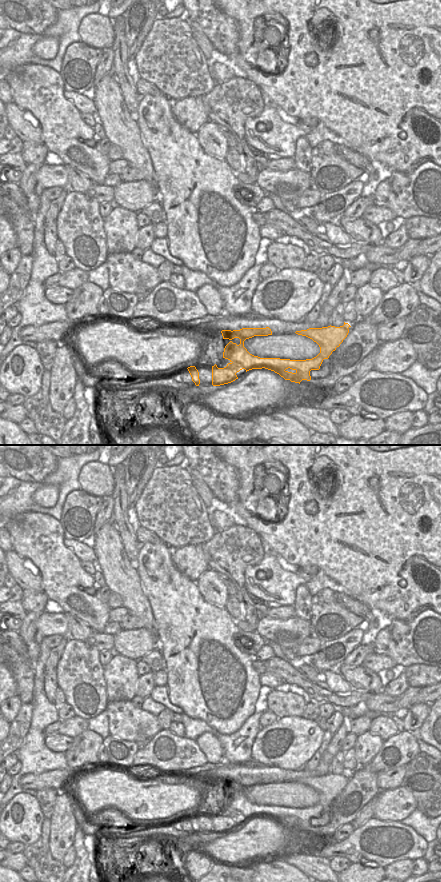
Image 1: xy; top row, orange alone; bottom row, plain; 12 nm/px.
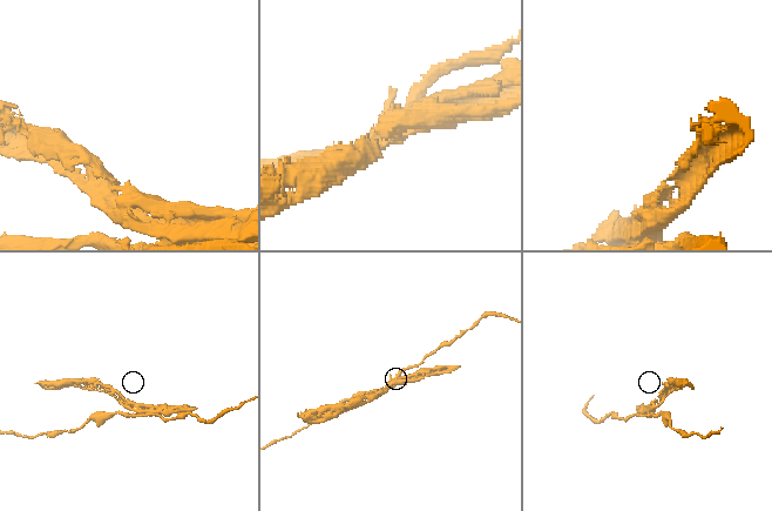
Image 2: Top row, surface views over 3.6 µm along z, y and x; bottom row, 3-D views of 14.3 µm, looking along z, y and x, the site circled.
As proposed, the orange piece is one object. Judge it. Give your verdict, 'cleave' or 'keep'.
cleave

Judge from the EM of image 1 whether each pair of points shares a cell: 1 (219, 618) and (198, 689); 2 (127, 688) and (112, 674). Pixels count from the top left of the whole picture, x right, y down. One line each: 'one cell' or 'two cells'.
1: one cell
2: one cell

